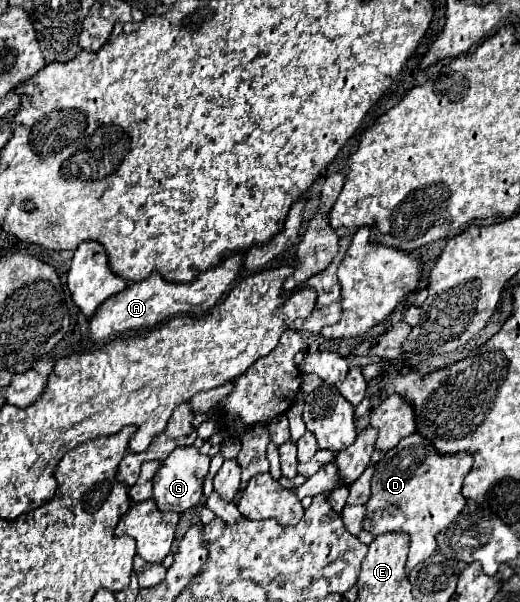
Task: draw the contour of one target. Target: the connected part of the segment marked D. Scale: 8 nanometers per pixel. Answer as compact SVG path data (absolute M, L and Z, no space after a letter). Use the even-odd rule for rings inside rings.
M414 433L402 439L394 449L386 451L376 465L372 477L372 493L366 509L362 529L372 535L402 531L410 537L410 555L406 569L412 571L418 563L428 559L436 551L436 533L446 529L456 515L464 509L462 483L472 469L472 457L468 453L440 455L422 435Z

